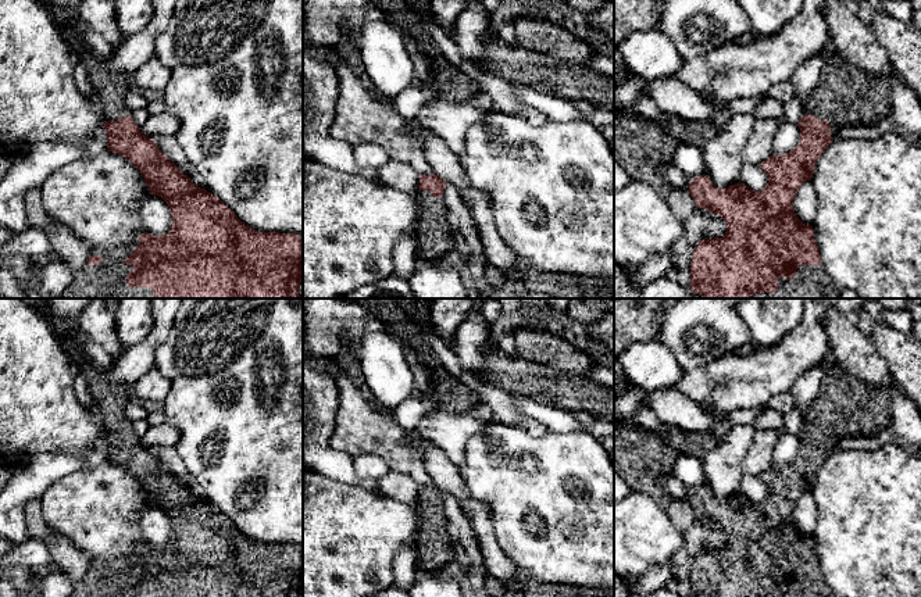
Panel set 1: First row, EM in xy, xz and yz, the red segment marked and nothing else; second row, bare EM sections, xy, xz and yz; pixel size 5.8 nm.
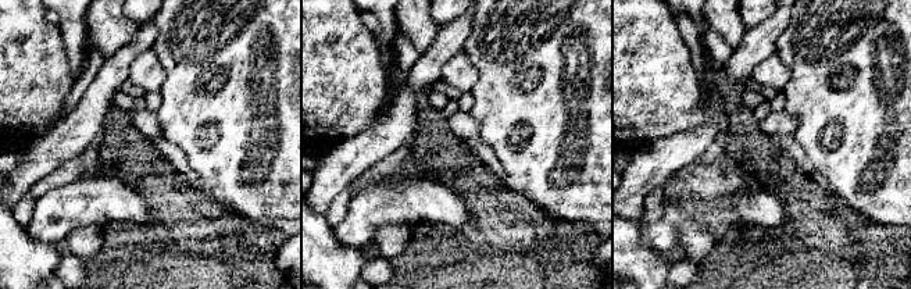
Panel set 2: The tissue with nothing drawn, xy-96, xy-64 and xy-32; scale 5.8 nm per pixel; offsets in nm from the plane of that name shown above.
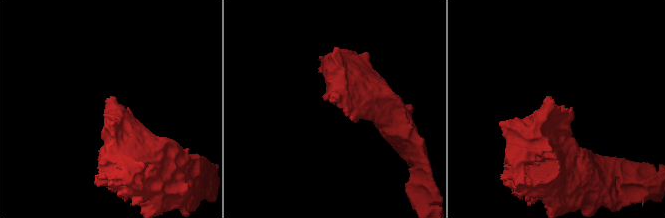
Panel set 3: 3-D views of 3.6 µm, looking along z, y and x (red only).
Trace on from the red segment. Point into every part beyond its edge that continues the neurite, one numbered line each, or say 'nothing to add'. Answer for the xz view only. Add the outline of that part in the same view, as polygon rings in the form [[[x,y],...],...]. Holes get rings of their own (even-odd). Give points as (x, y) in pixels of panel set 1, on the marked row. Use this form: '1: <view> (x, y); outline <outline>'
1: xz (434, 233); outline [[[417,190],[418,205],[415,242],[415,260],[420,265],[438,261],[456,247],[453,221],[445,200],[432,197],[429,190]]]

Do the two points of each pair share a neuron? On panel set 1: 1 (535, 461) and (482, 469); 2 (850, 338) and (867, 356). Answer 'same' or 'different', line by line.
1: same
2: same

